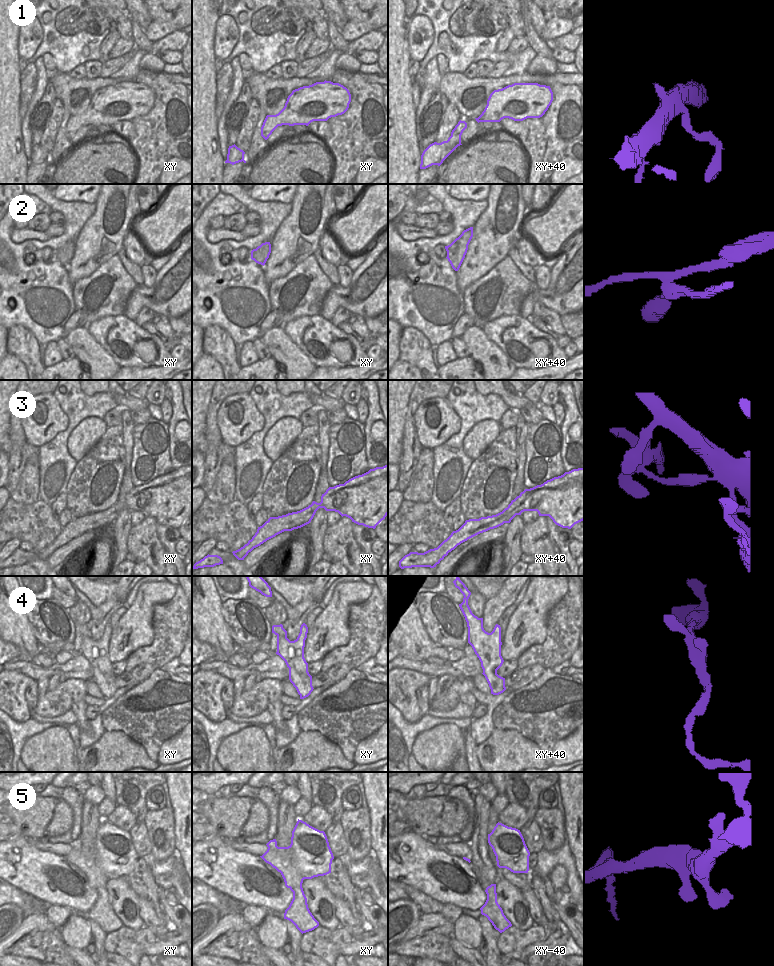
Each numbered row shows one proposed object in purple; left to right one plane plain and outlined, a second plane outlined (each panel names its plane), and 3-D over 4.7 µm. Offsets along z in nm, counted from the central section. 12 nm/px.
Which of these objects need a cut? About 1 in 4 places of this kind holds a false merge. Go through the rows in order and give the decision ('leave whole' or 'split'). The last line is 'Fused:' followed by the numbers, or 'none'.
1: leave whole
2: split
3: leave whole
4: leave whole
5: leave whole
Fused: 2

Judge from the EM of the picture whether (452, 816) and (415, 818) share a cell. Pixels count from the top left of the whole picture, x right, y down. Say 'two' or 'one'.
one

